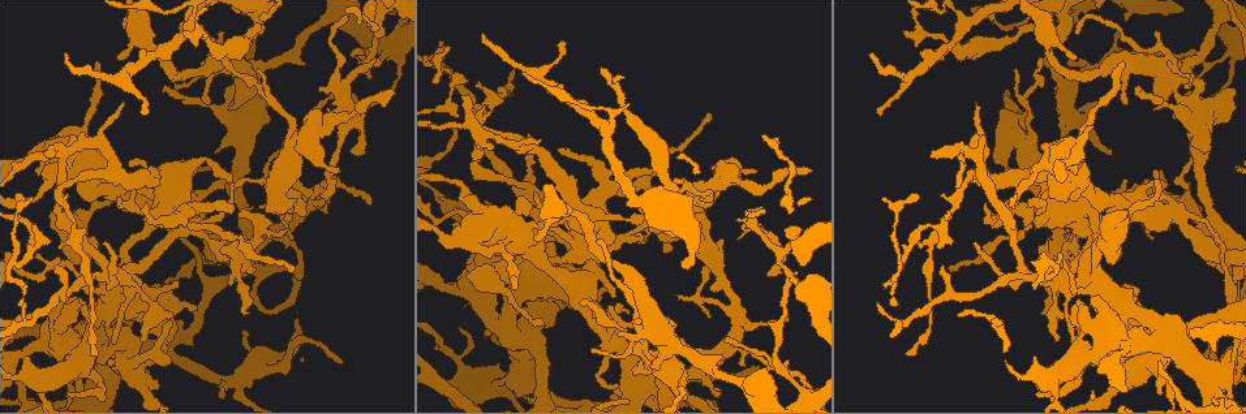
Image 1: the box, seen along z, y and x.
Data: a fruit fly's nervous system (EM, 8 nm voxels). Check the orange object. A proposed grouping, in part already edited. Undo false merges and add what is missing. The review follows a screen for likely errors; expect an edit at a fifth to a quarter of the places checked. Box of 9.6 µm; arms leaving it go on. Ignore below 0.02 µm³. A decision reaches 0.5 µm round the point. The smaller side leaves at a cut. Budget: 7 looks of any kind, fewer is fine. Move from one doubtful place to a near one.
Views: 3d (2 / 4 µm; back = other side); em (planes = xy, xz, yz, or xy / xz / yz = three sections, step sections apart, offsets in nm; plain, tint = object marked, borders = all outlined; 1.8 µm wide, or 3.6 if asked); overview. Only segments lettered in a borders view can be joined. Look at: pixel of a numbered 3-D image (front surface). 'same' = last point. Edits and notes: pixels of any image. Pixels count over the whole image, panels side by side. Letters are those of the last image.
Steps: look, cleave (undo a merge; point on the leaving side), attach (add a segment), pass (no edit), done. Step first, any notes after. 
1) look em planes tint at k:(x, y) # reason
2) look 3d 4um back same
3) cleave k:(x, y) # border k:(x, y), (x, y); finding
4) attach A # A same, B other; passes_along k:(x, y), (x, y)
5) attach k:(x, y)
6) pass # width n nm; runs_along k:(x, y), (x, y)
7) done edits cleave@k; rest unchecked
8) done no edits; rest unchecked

look 3d 2um at 1:(291, 266) # branch stops here

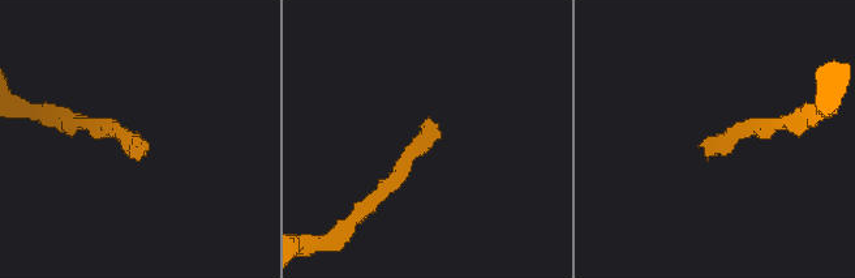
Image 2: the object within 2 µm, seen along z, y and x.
look em planes tint at 2:(705, 143)

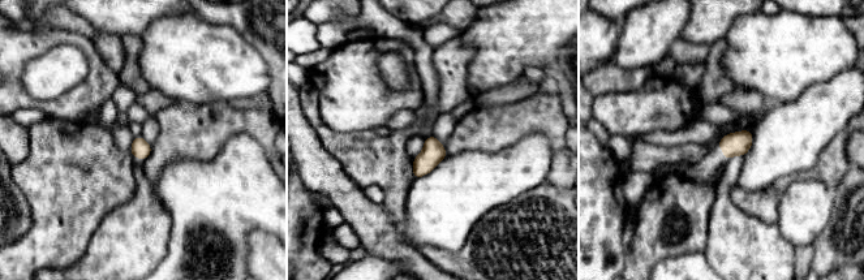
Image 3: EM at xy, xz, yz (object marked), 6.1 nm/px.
look em planes borders same

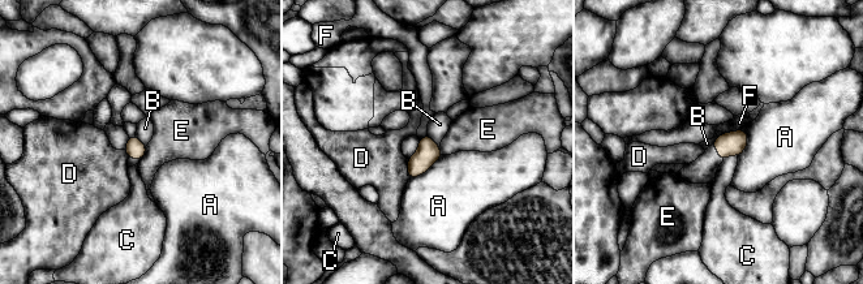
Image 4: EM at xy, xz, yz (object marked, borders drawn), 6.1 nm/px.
pass # width 110 nm; A other, B other, C other, D other, E other, F other; border 4:(725, 133), (720, 134), (709, 145); no lettered segment goes on from it

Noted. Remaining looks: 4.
look em planes borders at 1:(375, 37) # branch stops here

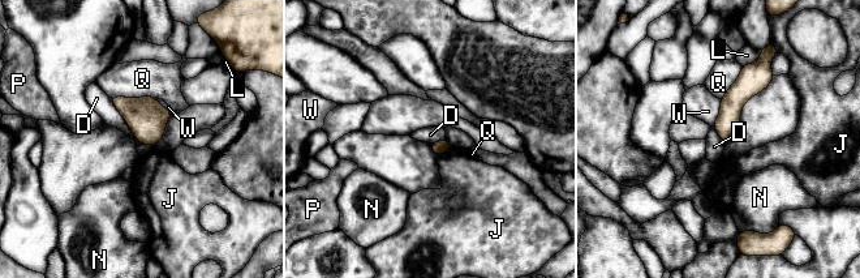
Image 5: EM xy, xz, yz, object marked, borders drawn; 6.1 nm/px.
pass # D other, J other, L other, N other, P other, Q other, W other; border 5:(110, 98), (134, 137), (151, 146); none of them fits

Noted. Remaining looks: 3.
look 3d 2um back at 1:(970, 150) # thin neck

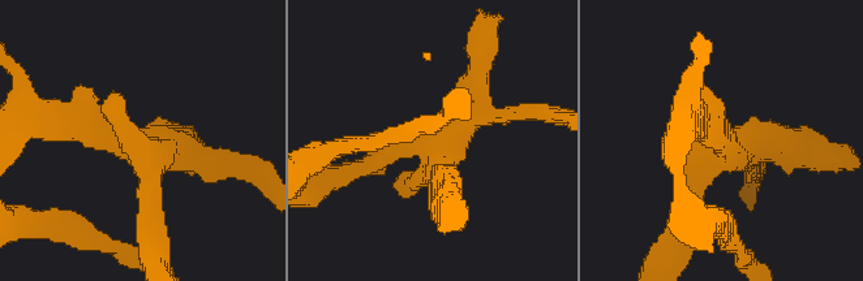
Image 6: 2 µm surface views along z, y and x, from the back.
look em xz step 4 tint at 6:(142, 151) # need the tissue

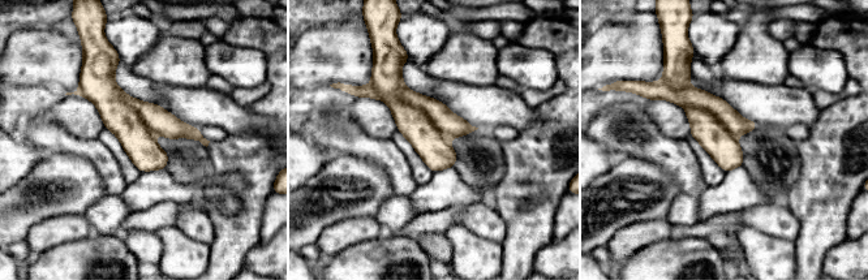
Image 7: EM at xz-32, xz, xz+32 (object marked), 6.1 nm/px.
look em planes borders same

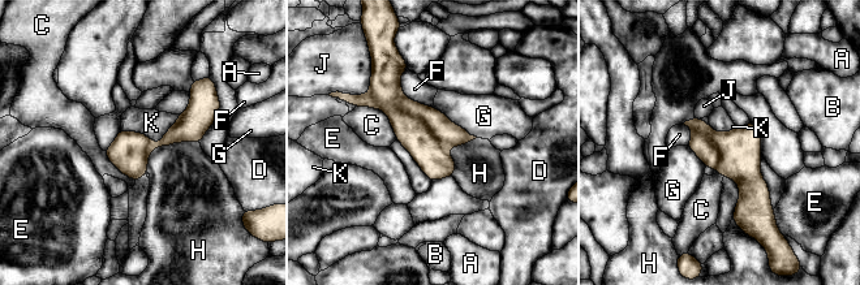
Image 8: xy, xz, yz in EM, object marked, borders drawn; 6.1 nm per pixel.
cleave 8:(411, 132) # width 240 nm; A other, B other, C other, D other, E other, F other, G other, H other, J other, K other; border 8:(404, 96), (399, 106), (446, 147); two neurons meet here

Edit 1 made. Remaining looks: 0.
done edits cleave@8; rest unchecked

